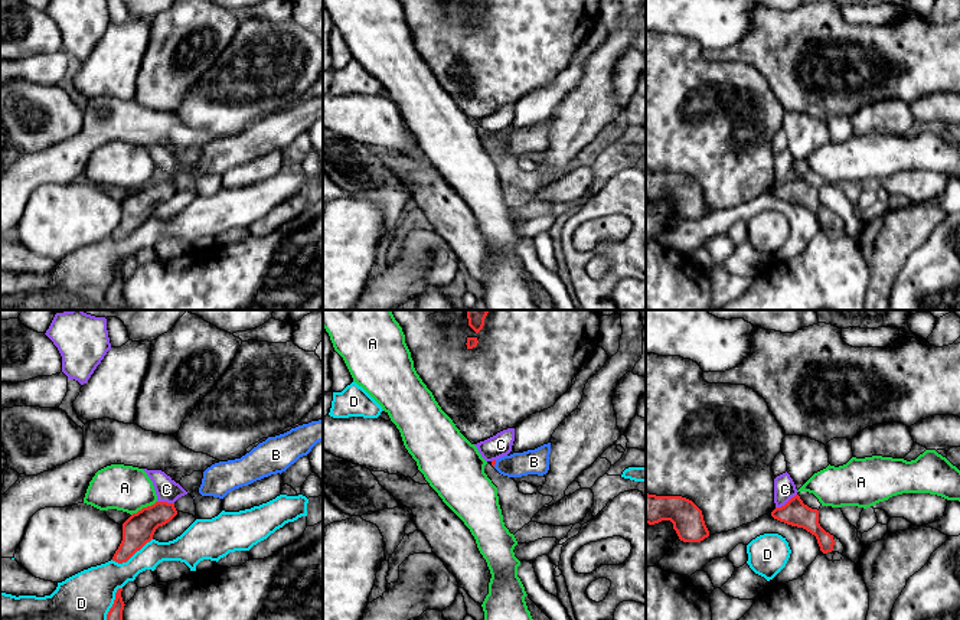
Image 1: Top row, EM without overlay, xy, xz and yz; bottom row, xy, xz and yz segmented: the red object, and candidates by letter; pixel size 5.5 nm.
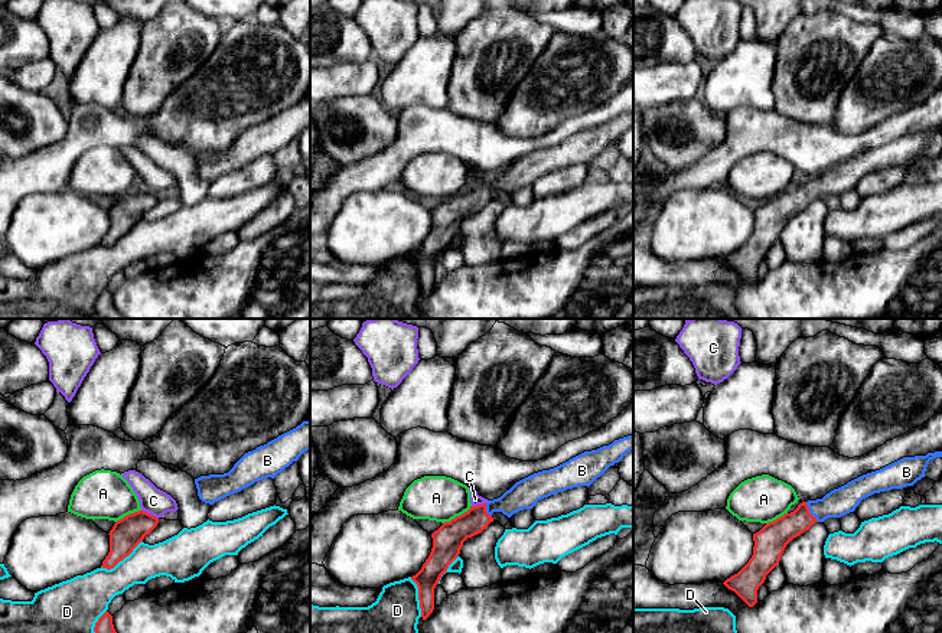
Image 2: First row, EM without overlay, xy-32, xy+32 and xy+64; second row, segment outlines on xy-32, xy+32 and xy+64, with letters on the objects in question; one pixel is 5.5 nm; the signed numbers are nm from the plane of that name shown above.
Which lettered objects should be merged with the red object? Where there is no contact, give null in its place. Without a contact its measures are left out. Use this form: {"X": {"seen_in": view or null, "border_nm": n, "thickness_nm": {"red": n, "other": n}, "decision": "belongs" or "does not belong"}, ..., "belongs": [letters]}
{"A": {"seen_in": "xy", "border_nm": 170, "thickness_nm": {"red": 170, "other": 260}, "decision": "does not belong"}, "B": {"seen_in": "xz", "border_nm": 40, "thickness_nm": {"red": 20, "other": 140}, "decision": "belongs"}, "C": {"seen_in": "yz", "border_nm": 150, "thickness_nm": {"red": 150, "other": 120}, "decision": "does not belong"}, "D": {"seen_in": "xy", "border_nm": 260, "thickness_nm": {"red": 170, "other": 220}, "decision": "does not belong"}, "belongs": ["B"]}

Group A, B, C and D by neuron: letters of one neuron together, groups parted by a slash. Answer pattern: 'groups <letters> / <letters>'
groups A / B / C / D

